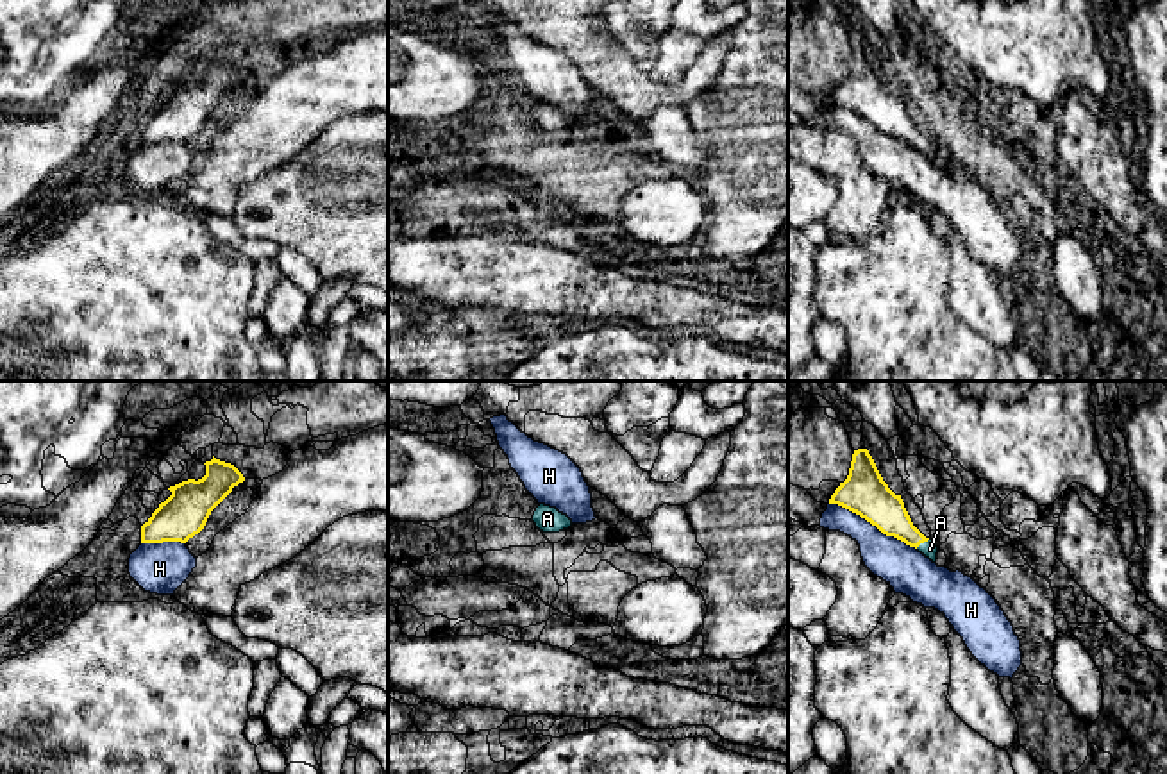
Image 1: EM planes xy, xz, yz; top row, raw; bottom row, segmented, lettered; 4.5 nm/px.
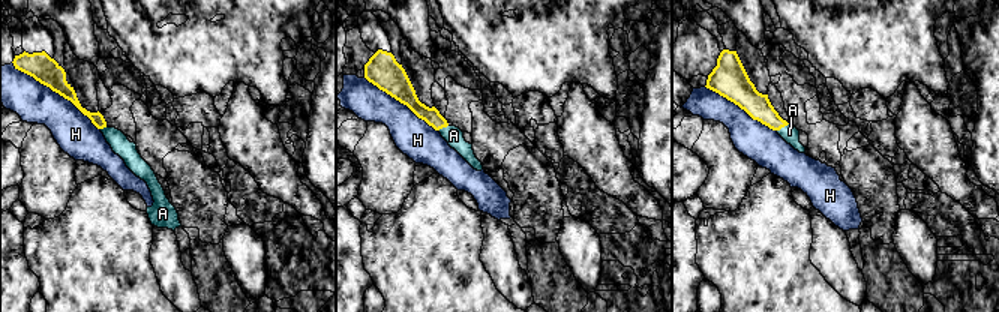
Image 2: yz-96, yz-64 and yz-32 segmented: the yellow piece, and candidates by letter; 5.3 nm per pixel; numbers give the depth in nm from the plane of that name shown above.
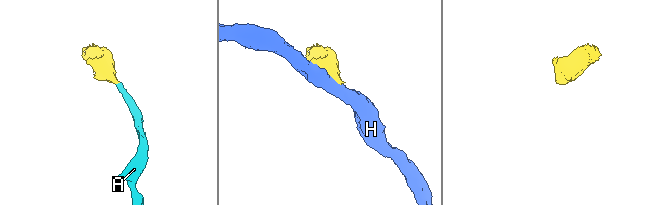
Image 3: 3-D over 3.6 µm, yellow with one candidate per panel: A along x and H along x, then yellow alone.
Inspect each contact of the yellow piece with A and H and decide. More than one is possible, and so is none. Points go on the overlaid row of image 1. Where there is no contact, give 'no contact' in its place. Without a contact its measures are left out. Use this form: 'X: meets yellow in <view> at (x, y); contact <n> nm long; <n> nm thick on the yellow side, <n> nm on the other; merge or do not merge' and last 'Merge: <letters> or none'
A: meets yellow in yz at (923, 542); contact 80 nm long; 170 nm thick on the yellow side, 70 nm on the other; merge
H: meets yellow in yz at (873, 524); contact 440 nm long; 200 nm thick on the yellow side, 190 nm on the other; do not merge
Merge: A

